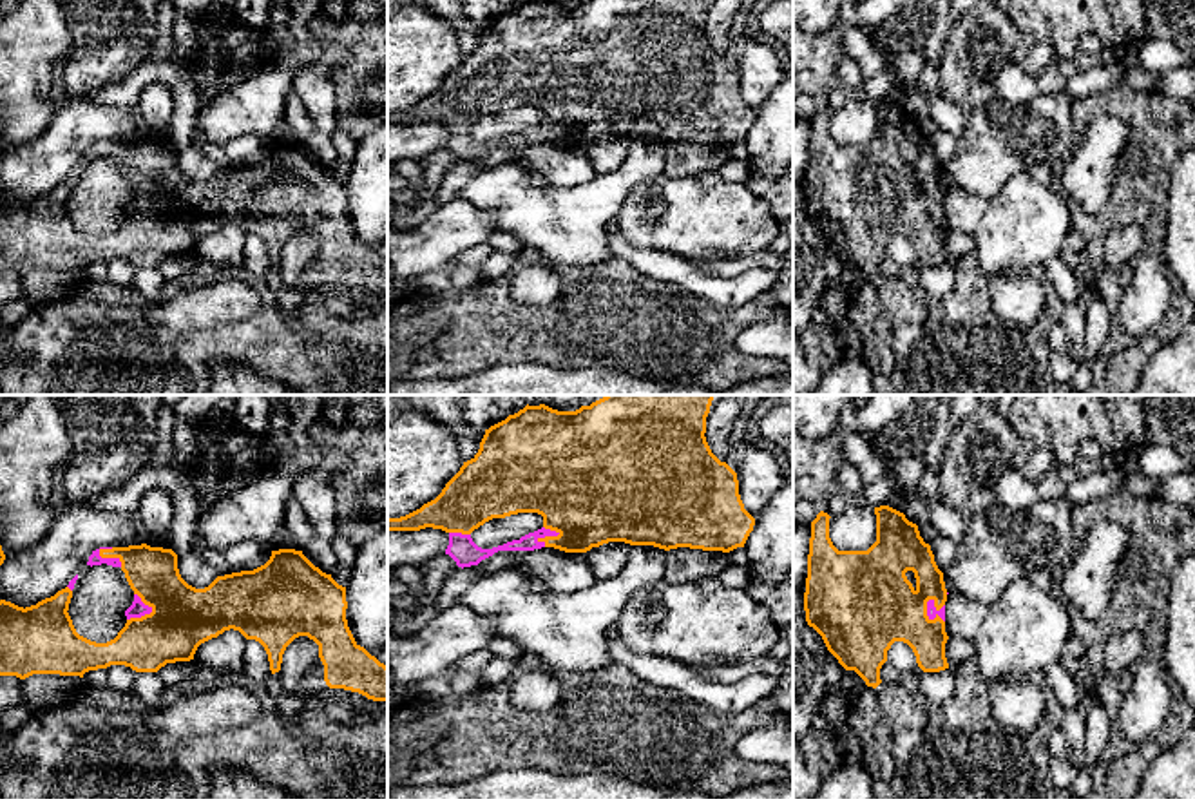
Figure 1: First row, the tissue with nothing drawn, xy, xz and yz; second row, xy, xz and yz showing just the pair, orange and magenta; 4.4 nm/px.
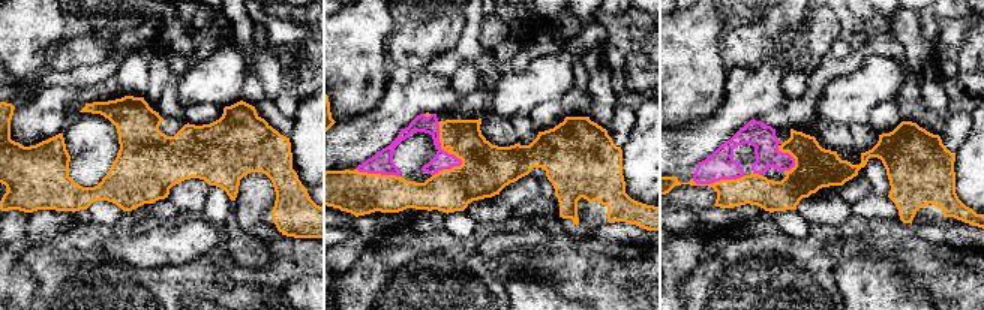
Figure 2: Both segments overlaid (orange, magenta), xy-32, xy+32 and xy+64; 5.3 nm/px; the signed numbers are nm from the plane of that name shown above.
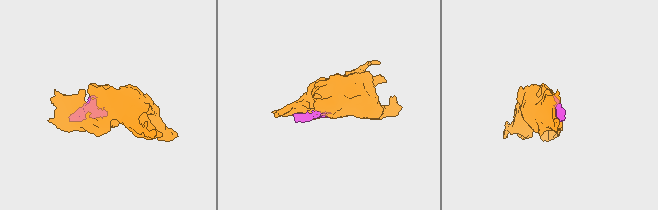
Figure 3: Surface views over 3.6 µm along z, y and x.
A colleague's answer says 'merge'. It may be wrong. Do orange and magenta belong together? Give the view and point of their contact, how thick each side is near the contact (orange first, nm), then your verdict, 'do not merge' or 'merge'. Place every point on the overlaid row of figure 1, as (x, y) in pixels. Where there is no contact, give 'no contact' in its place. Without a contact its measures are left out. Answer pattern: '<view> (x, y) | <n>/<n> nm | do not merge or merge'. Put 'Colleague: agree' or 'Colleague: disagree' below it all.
yz (936, 609) | 340/50 nm | merge
Colleague: agree

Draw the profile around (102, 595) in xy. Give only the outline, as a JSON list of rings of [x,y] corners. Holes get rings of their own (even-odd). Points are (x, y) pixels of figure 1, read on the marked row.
[[[83,565],[69,603],[69,616],[76,632],[91,641],[107,643],[125,627],[125,611],[134,602],[121,567]]]

